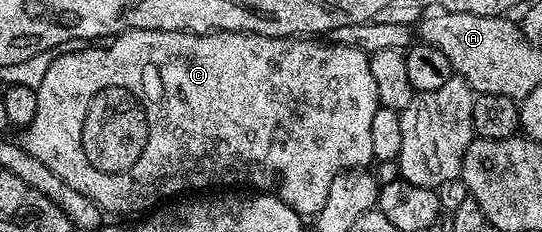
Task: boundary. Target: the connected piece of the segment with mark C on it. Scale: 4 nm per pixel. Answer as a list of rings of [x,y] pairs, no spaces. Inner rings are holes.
[[[126,30],[108,44],[86,46],[89,46],[86,50],[73,50],[70,54],[61,52],[47,69],[43,82],[36,88],[38,108],[34,119],[24,127],[23,145],[27,152],[31,152],[31,156],[41,160],[65,184],[75,188],[76,192],[89,197],[102,211],[137,216],[186,192],[237,188],[242,182],[245,185],[242,187],[275,195],[299,215],[316,216],[323,204],[327,204],[327,192],[335,176],[344,174],[347,170],[368,167],[368,162],[374,161],[371,122],[379,107],[377,89],[375,78],[371,76],[369,55],[354,46],[344,46],[332,40],[318,40],[313,36],[276,38],[238,30],[215,30],[207,34],[195,34],[192,30]]]

